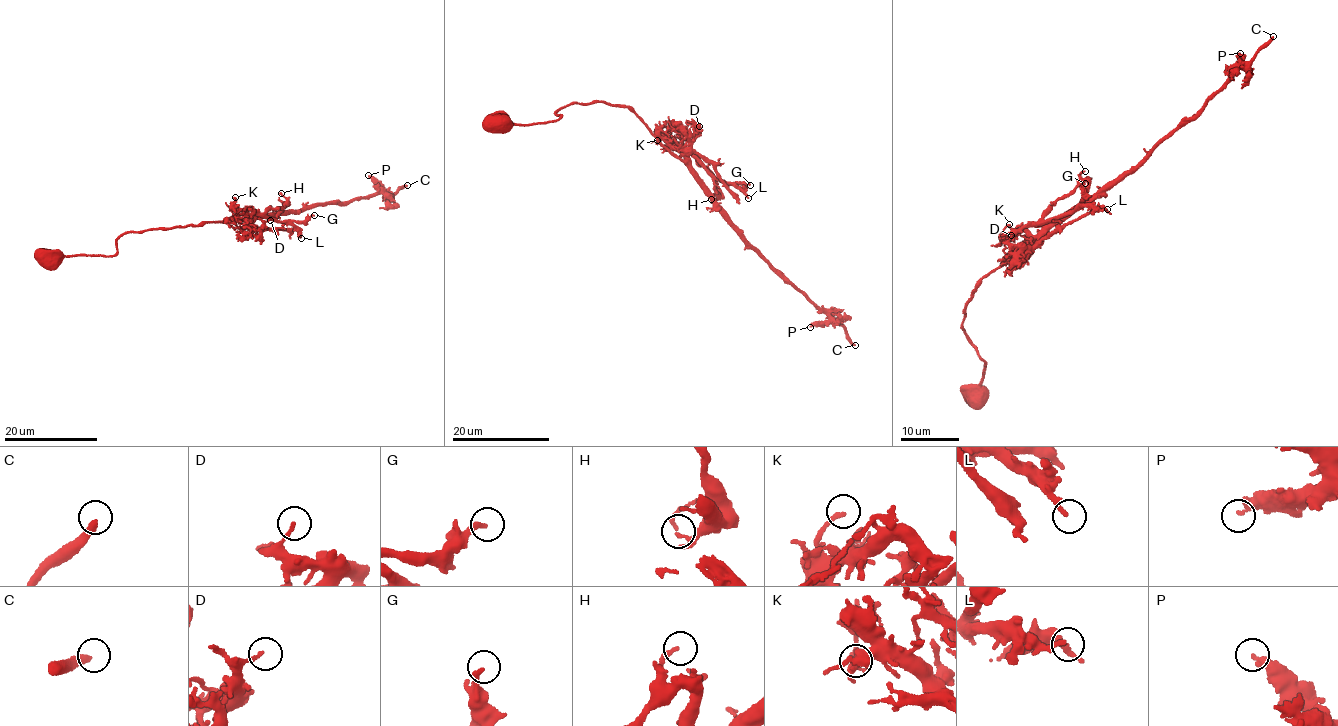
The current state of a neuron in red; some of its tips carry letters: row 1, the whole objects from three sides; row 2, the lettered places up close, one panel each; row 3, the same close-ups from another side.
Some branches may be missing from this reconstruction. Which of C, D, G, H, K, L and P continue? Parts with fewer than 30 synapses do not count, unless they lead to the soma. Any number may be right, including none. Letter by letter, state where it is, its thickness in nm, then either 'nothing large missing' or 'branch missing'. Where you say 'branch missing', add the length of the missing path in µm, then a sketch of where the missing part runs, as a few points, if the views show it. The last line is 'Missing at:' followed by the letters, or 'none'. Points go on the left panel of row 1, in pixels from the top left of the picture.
C: at (407, 185); 280 nm thick; branch missing; about 60 µm are missing
D: at (270, 220); 140 nm thick; nothing large missing
G: at (314, 215); 240 nm thick; nothing large missing
H: at (281, 193); 160 nm thick; nothing large missing
K: at (235, 197); 220 nm thick; nothing large missing
L: at (301, 238); 200 nm thick; nothing large missing
P: at (368, 175); 360 nm thick; nothing large missing
Missing at: C

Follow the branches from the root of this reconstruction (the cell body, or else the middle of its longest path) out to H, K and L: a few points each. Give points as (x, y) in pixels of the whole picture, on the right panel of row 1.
H: (980, 394), (987, 363), (962, 326), (965, 308), (980, 281), (1040, 230), (1037, 223), (1085, 171)
K: (980, 394), (987, 363), (963, 320), (980, 281), (1012, 258), (1015, 249), (1003, 230), (1009, 224)
L: (980, 394), (987, 363), (962, 323), (980, 281), (1040, 230), (1038, 224), (1081, 205), (1107, 209)

